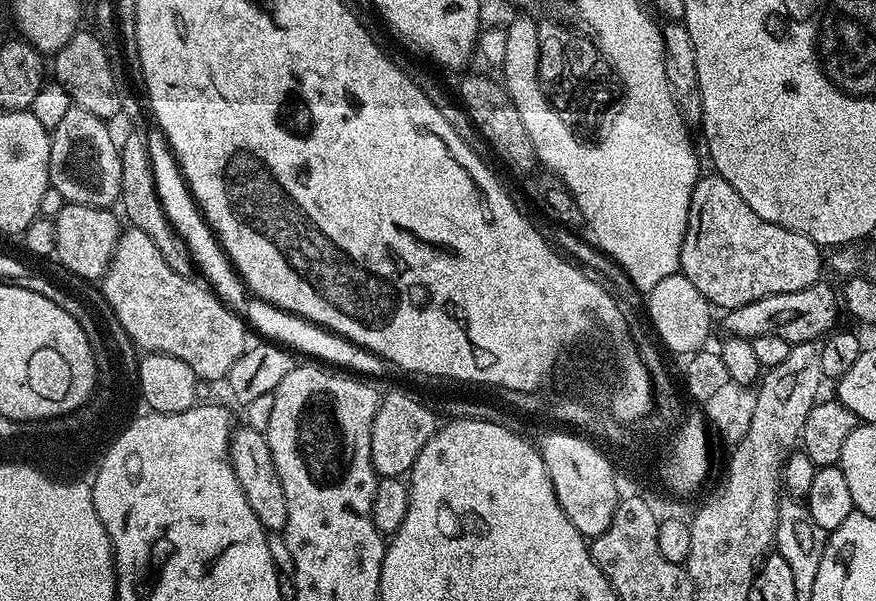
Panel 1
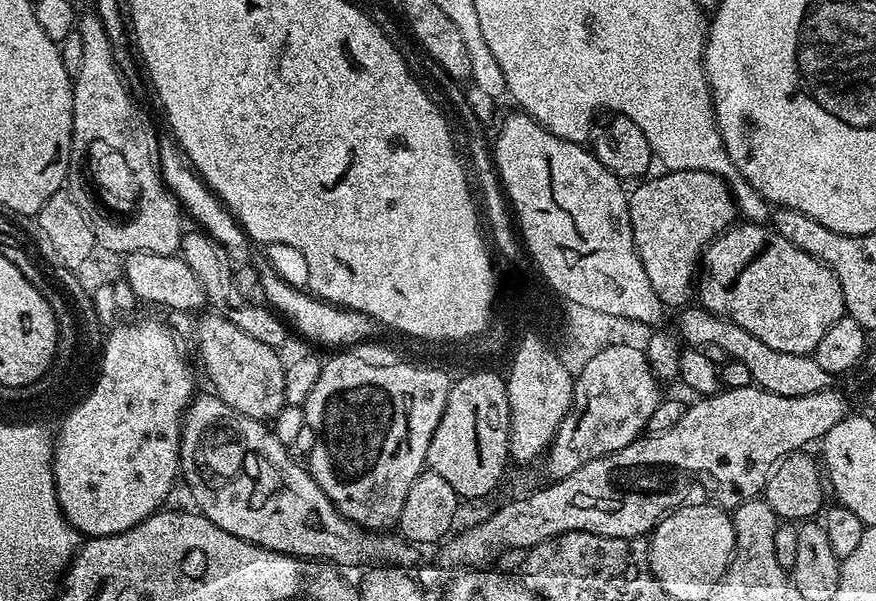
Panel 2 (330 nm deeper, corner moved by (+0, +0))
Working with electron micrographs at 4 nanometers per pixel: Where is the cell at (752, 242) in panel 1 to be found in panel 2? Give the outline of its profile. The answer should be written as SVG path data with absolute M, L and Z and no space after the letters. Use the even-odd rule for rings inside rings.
M664 170L661 173L661 176L653 175L637 183L636 189L631 189L628 213L630 226L634 230L636 253L638 258L642 258L642 266L646 270L646 278L650 278L650 286L654 286L654 294L658 294L660 301L669 309L676 307L679 309L689 303L688 295L691 292L693 295L705 248L720 233L737 223L738 213L736 203L732 201L732 191L728 189L723 176L715 176L706 170L678 170L677 172Z

